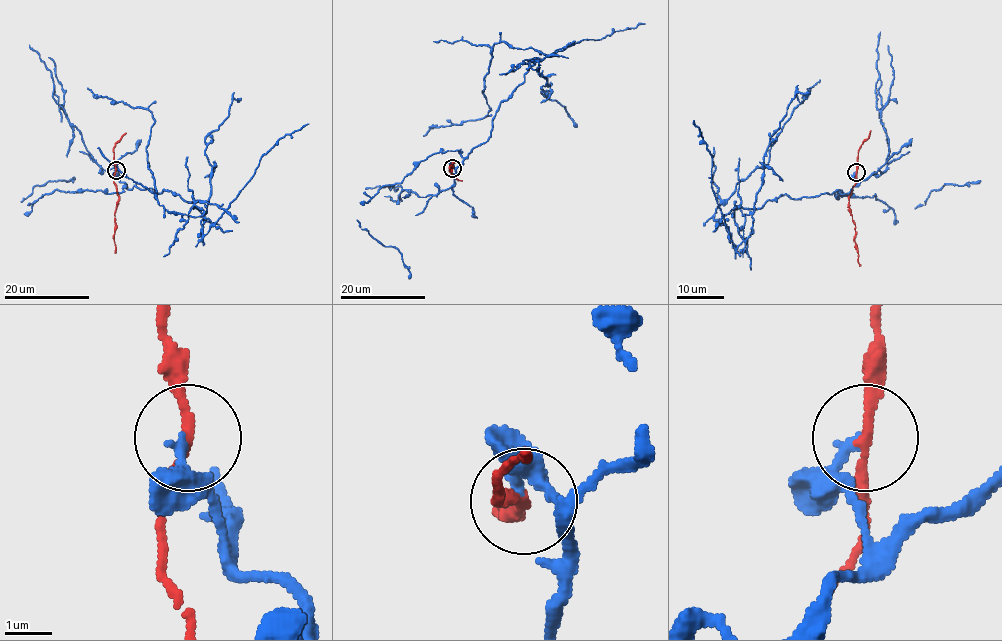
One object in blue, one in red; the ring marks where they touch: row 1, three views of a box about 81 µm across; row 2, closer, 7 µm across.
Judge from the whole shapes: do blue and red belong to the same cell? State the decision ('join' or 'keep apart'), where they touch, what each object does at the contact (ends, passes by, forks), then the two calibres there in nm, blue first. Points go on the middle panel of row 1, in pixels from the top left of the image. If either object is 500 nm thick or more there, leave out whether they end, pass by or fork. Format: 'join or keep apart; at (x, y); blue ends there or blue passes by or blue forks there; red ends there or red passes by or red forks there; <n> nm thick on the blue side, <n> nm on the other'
keep apart; at (452, 168); blue ends there; red passes by; 200 nm thick on the blue side, 190 nm on the other

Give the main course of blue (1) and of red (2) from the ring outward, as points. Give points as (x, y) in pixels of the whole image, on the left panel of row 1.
1: (115, 170), (128, 189), (169, 190), (224, 212), (213, 224), (159, 204), (146, 147), (152, 114), (87, 87)
2: (115, 170), (113, 179), (119, 201), (114, 216), (114, 253)

